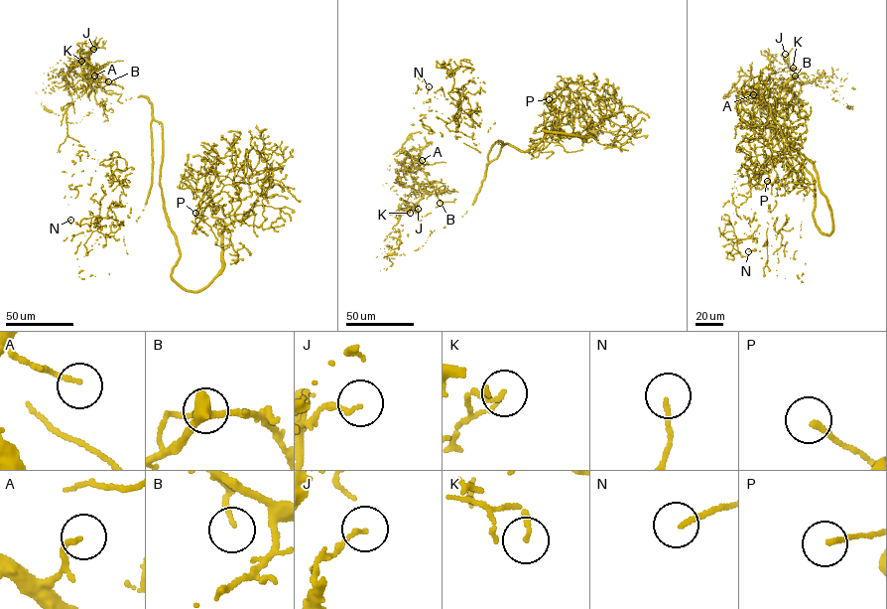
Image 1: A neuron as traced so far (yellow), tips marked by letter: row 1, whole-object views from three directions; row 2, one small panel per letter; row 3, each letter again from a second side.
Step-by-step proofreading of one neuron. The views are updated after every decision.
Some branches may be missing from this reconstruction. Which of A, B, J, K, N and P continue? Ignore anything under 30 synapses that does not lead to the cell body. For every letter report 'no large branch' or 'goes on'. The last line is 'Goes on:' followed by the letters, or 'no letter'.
A: no large branch
B: no large branch
J: no large branch
K: no large branch
N: goes on
P: no large branch
Goes on: N

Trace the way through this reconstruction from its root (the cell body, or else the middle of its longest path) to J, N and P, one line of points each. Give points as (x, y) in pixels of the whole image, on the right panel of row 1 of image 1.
J: (781, 137), (774, 118), (779, 90), (795, 76), (811, 75), (780, 79), (779, 86), (795, 82), (785, 54)
N: (781, 137), (778, 101), (775, 136), (803, 201), (782, 238), (773, 226), (767, 242), (733, 245), (748, 251)
P: (781, 137), (812, 175), (814, 220), (830, 234), (831, 212), (810, 161), (789, 149), (768, 157), (767, 181)

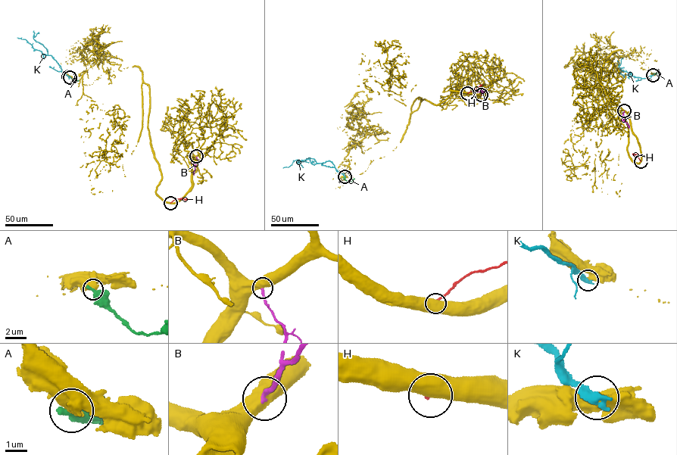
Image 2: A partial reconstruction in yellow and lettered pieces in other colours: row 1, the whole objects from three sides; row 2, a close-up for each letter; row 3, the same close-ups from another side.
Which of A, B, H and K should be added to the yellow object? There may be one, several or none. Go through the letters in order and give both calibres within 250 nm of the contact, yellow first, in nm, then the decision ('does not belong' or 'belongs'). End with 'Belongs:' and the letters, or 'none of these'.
A: 650/600 nm | does not belong
B: 550/170 nm | does not belong
H: 850/190 nm | does not belong
K: 550/420 nm | does not belong
Belongs: none of these

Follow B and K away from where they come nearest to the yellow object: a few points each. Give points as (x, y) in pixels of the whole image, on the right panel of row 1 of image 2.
B: (624, 110), (622, 118), (628, 128)
K: (653, 75), (642, 78), (631, 76), (630, 72), (630, 74), (623, 76), (620, 73), (624, 72)

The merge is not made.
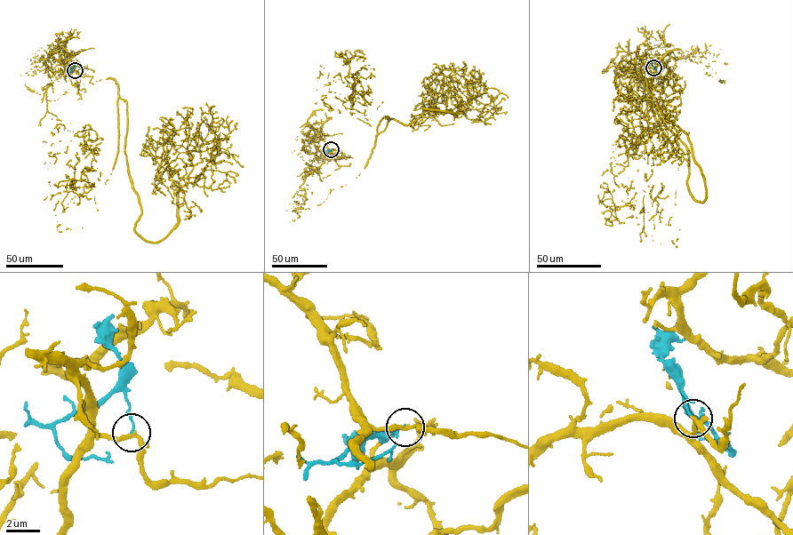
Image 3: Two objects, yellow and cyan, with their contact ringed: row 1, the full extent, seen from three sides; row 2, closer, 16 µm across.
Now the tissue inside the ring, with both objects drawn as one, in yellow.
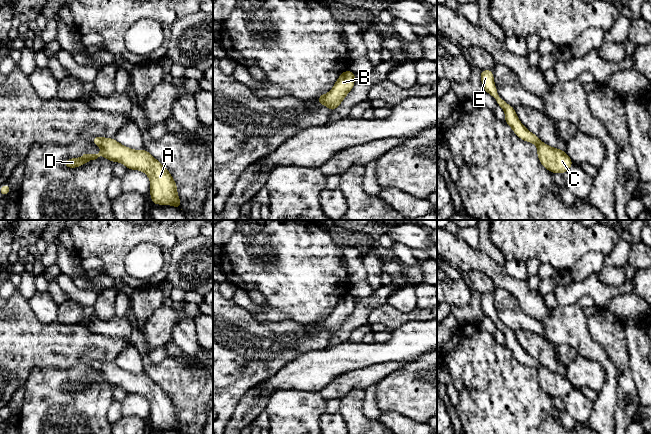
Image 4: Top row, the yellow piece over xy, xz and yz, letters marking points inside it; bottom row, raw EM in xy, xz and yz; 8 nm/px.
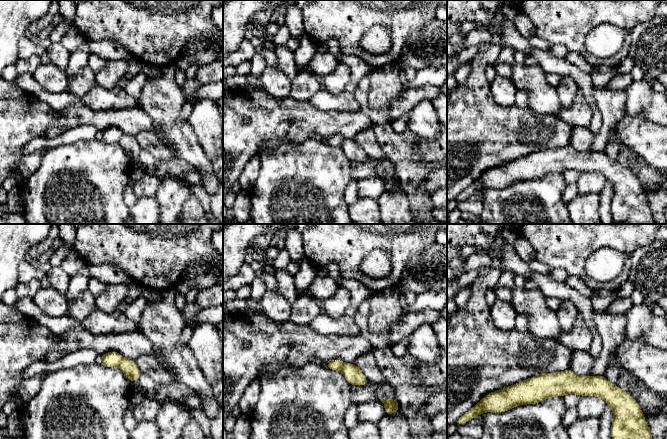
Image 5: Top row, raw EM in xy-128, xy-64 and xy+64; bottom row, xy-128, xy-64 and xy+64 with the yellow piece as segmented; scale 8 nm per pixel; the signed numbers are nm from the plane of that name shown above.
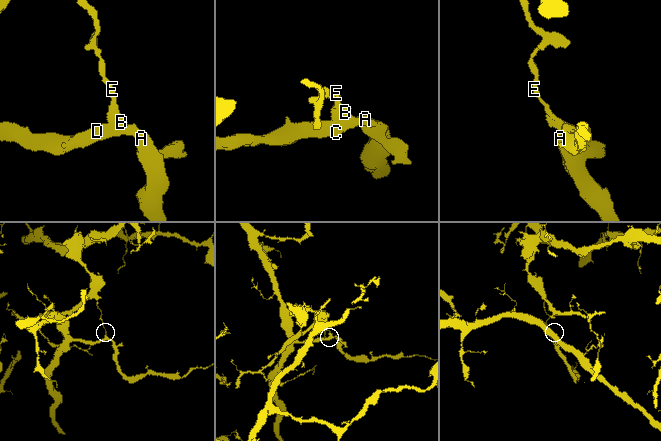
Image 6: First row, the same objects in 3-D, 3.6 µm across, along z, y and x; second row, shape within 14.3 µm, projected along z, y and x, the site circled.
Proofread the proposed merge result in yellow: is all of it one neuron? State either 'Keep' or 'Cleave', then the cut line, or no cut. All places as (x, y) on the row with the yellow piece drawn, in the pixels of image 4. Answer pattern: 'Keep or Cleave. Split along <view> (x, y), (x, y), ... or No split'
Cleave. Split along xy (105, 138), (99, 144)

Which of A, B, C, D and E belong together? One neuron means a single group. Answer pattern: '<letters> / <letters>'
A B C D / E

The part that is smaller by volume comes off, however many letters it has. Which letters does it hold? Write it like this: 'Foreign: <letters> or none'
Foreign: E

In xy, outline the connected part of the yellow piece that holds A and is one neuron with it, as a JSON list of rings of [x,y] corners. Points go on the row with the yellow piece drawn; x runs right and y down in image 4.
[[[105,138],[100,144],[98,154],[83,154],[80,158],[68,158],[63,166],[79,168],[90,160],[104,156],[107,160],[122,163],[129,170],[144,172],[150,180],[151,201],[156,205],[172,205],[181,209],[181,201],[177,193],[177,184],[171,173],[146,149],[134,150],[117,142],[115,138]]]

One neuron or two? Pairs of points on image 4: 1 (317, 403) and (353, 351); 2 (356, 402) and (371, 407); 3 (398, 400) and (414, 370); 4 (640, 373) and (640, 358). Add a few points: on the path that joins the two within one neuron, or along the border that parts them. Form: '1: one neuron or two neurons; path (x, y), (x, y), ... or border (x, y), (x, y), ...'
1: two neurons; border (296, 389), (319, 392)
2: two neurons; border (364, 390), (363, 413), (368, 418), (378, 421)
3: one neuron; path (405, 393), (414, 384), (414, 377)
4: one neuron; path (640, 369), (640, 362)

